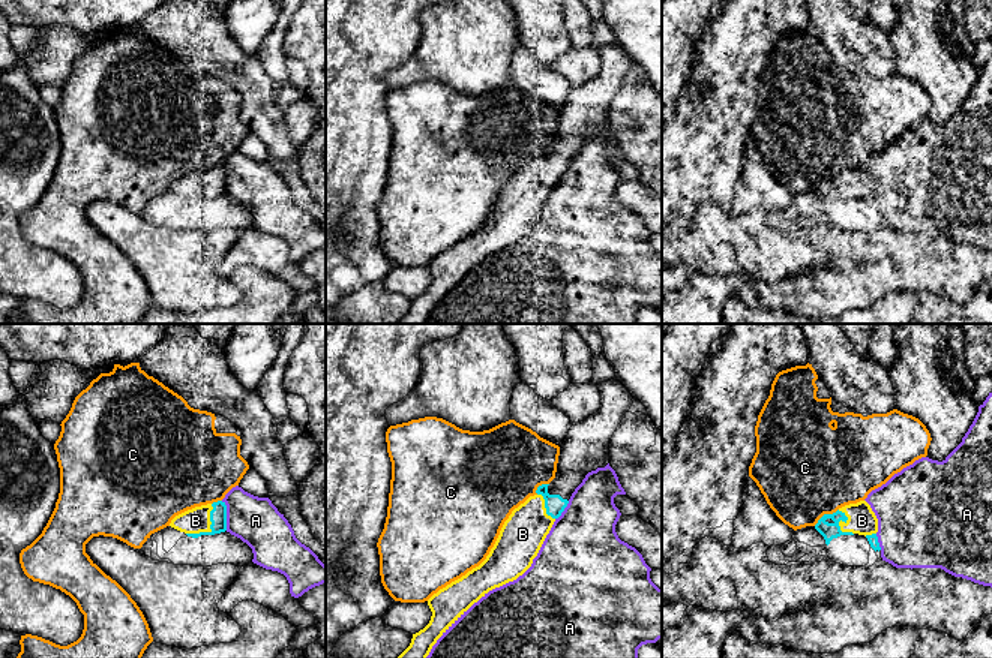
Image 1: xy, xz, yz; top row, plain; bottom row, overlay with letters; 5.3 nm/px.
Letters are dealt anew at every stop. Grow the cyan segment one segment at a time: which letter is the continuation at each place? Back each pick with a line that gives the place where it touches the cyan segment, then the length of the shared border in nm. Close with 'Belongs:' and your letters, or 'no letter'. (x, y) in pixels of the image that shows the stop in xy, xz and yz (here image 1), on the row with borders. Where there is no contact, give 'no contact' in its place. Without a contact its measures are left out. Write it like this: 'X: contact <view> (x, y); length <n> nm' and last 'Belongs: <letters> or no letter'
B: contact xy (210, 528); length 220 nm
Belongs: B

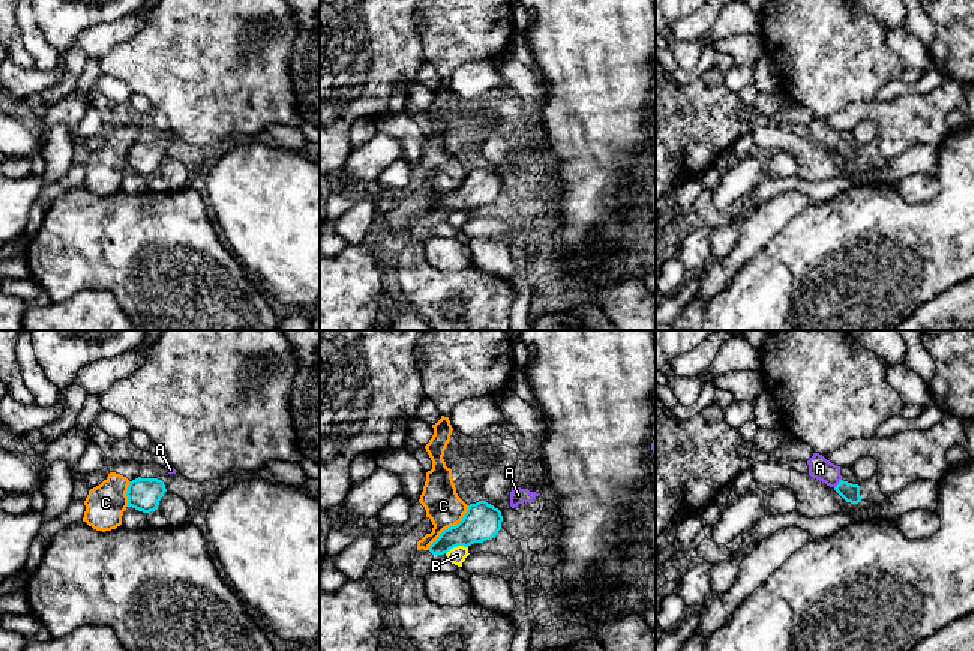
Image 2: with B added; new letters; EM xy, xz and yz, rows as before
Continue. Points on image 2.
A: contact yz (839, 483); length 70 nm
Belongs: A

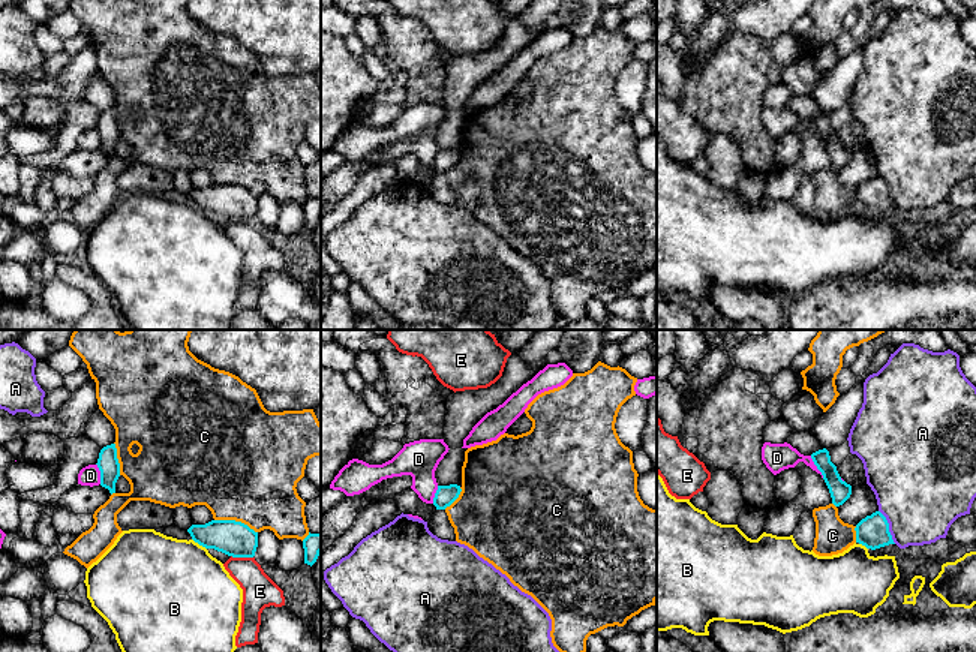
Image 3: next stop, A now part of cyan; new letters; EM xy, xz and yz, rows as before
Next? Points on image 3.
Belongs: no letter

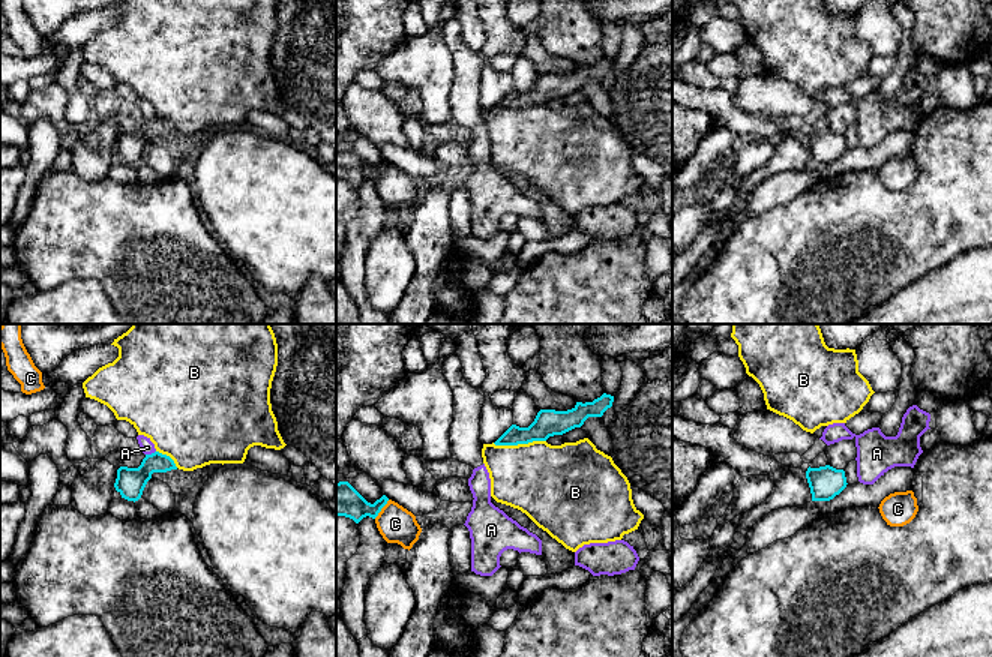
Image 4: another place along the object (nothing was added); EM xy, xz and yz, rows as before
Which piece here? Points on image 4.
Belongs: no letter

